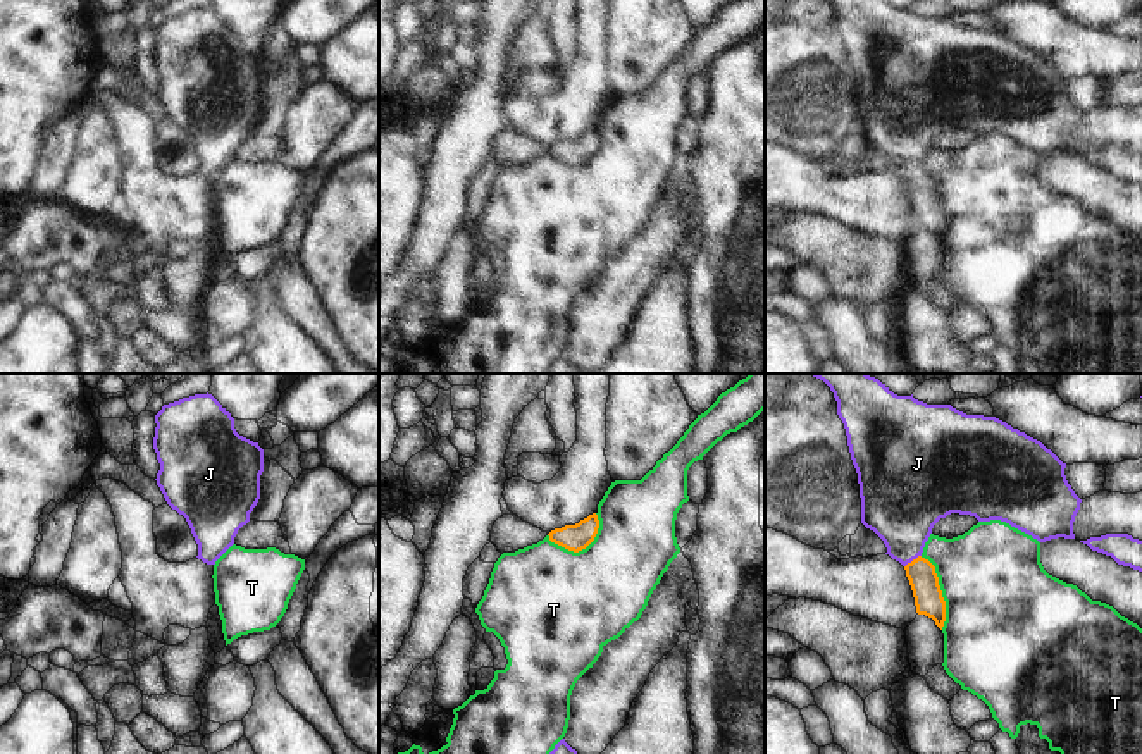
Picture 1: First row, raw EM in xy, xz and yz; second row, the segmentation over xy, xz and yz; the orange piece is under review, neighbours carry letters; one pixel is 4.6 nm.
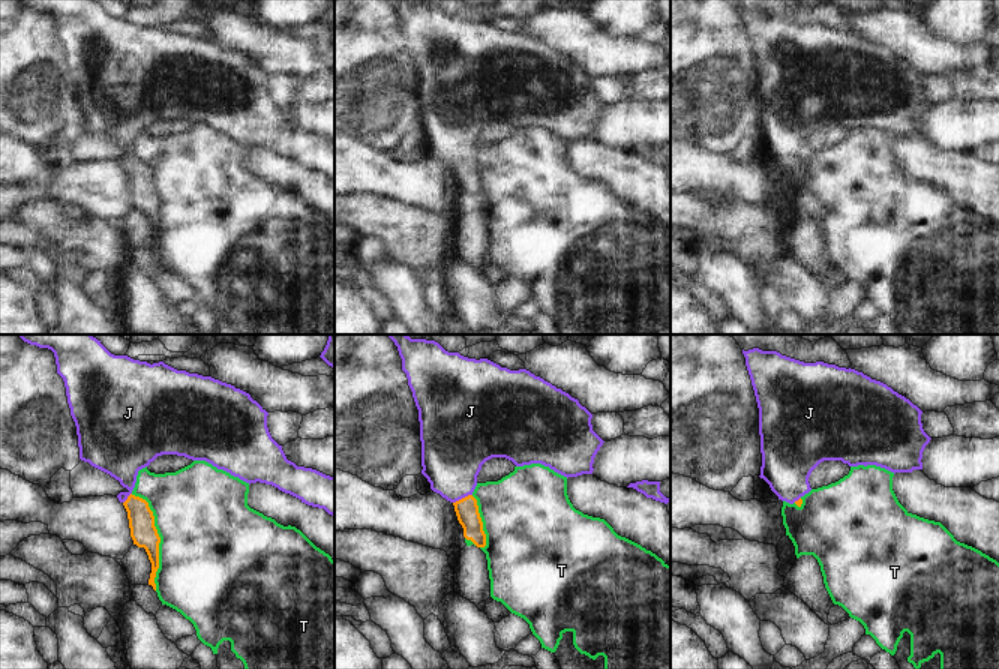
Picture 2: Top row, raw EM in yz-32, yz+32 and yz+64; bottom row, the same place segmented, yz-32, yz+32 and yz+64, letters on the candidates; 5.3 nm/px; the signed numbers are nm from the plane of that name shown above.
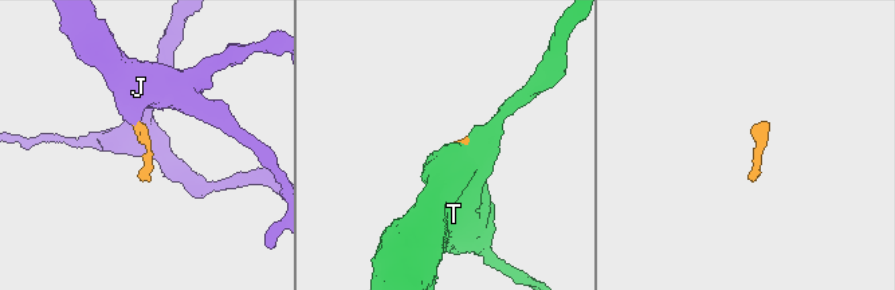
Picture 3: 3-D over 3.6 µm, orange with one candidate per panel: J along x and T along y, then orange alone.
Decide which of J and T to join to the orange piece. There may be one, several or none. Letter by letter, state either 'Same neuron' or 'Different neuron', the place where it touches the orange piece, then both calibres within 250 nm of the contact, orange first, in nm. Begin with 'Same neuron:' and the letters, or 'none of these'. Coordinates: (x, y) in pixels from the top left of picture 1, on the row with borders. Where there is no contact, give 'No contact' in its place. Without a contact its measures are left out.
Same neuron: J
J: Same neuron. Touches orange at yz (913, 560). Thickness 140 nm (orange) against 340 nm
T: Different neuron. Touches orange at yz (941, 591). Thickness 140 nm (orange) against 480 nm

